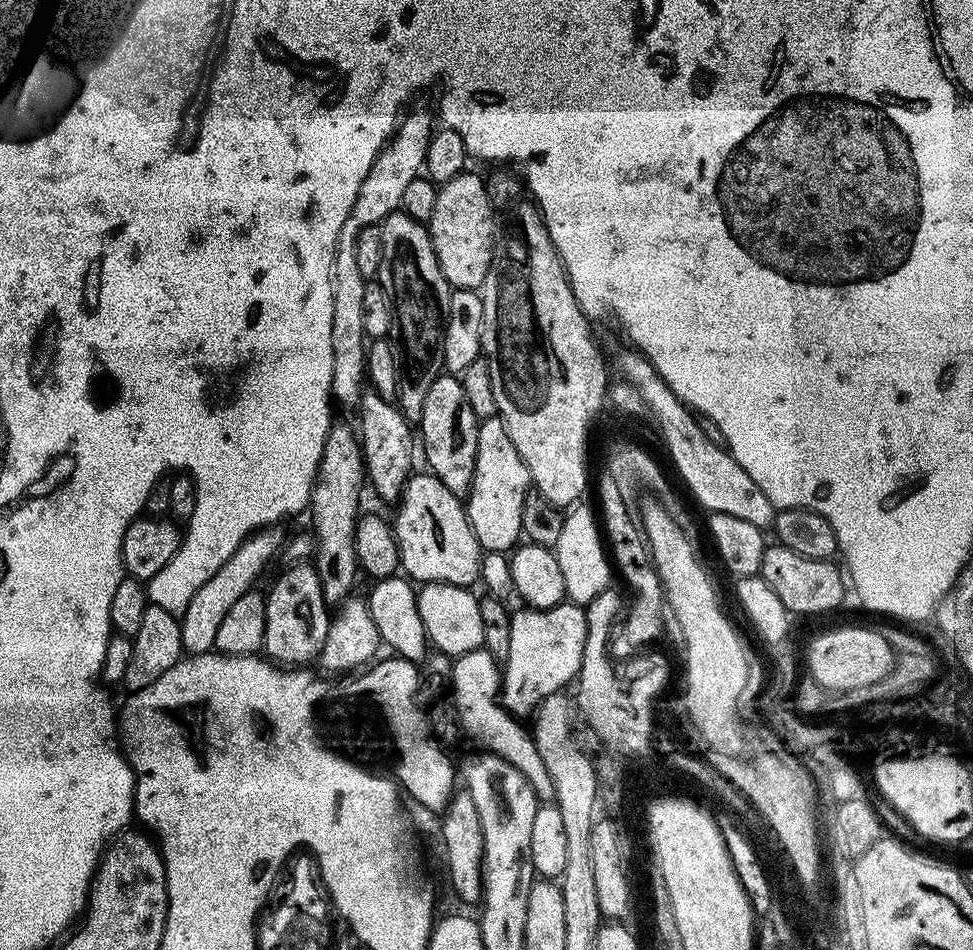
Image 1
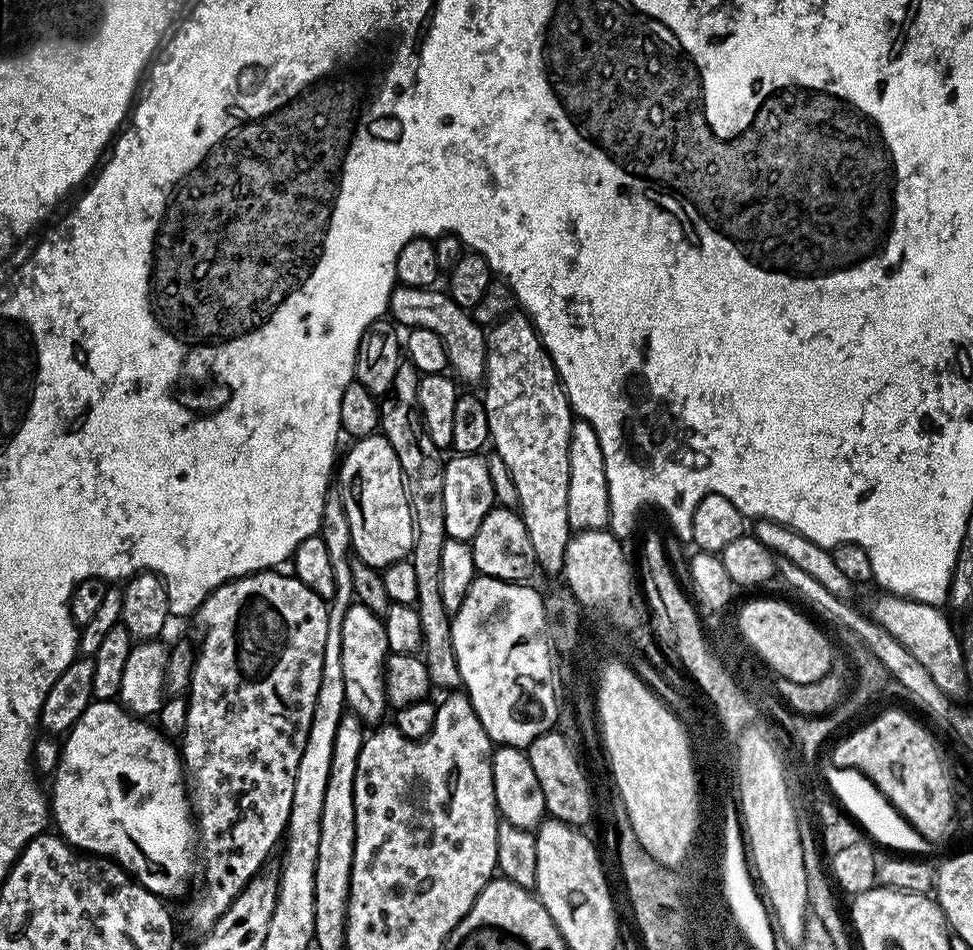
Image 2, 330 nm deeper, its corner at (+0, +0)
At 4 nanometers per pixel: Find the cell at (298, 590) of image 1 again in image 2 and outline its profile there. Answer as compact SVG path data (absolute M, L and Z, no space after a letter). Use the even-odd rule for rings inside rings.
M269 570L251 572L248 576L240 576L236 580L218 586L199 606L198 617L204 627L204 641L198 644L192 680L188 683L186 699L186 726L182 743L178 751L184 761L184 770L190 781L190 803L198 825L198 856L204 859L204 888L200 888L188 900L184 908L184 924L195 934L209 932L226 914L226 910L238 898L240 891L254 879L265 867L268 855L277 851L290 818L290 802L294 802L294 774L298 770L298 762L302 758L302 750L306 746L306 734L310 734L310 722L314 718L314 702L318 698L318 682L322 678L322 658L326 650L326 634L328 633L328 604L310 586L302 586L295 574L283 576L283 571Z

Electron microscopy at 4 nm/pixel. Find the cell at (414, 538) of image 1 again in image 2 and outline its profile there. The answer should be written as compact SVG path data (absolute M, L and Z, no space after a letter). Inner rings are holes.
M382 435L363 436L351 446L345 456L343 453L338 468L338 495L350 522L352 551L355 559L383 570L394 562L409 559L416 537L402 466L398 466L394 446Z

